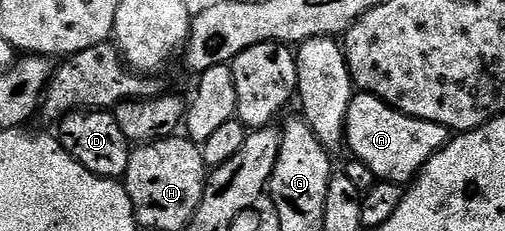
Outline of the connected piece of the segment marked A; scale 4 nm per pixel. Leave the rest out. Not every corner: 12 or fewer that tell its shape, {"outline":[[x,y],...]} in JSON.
{"outline":[[356,93],[346,146],[384,183],[407,185],[447,128]]}

